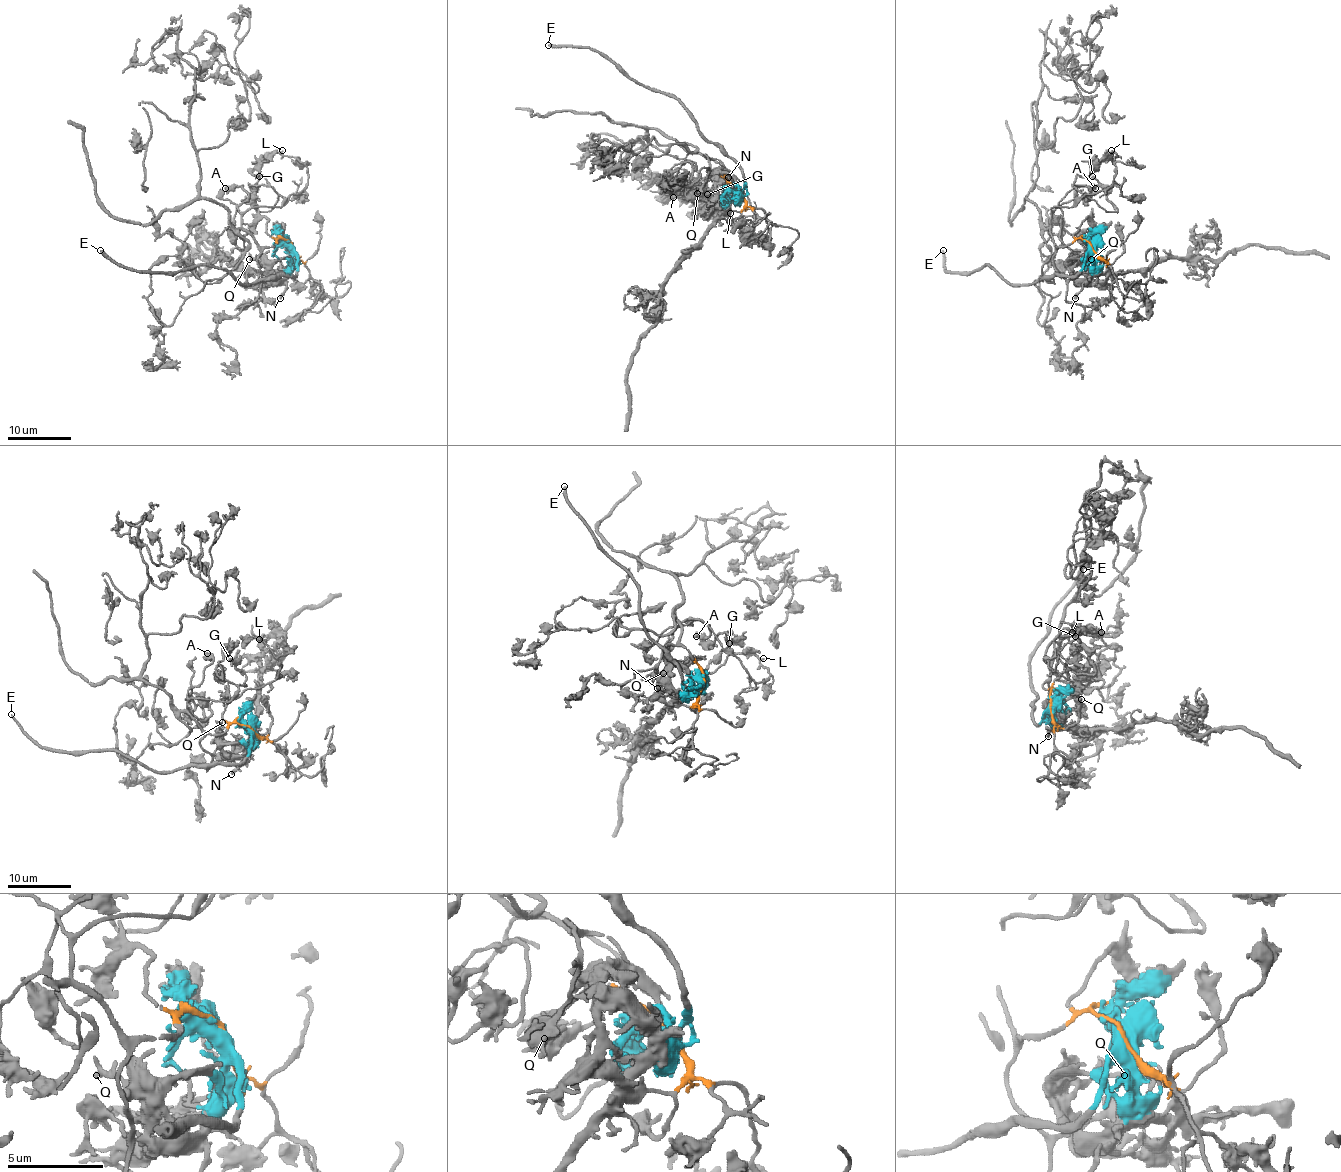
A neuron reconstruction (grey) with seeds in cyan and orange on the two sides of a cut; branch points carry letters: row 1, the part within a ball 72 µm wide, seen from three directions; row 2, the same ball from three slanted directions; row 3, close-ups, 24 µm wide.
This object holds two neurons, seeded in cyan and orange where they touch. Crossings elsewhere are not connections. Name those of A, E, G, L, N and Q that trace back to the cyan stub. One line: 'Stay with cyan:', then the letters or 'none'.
Stay with cyan: E, N, Q

